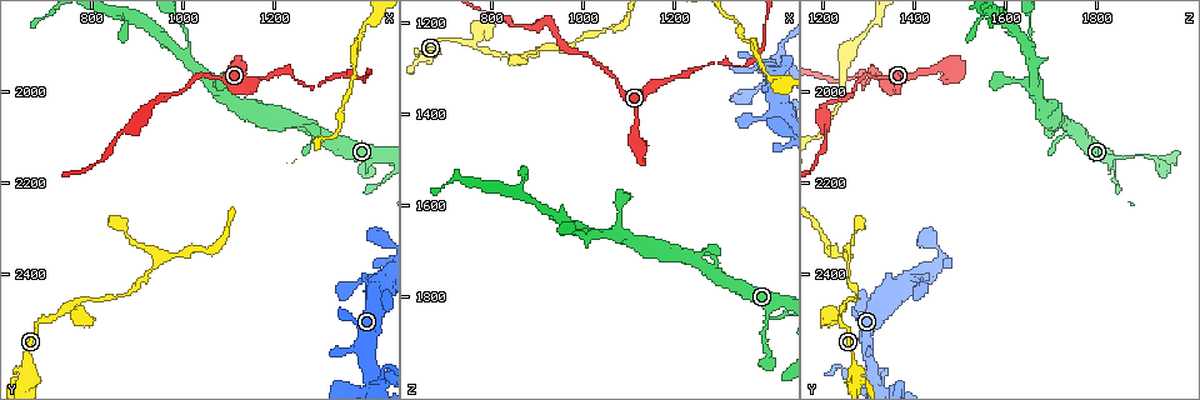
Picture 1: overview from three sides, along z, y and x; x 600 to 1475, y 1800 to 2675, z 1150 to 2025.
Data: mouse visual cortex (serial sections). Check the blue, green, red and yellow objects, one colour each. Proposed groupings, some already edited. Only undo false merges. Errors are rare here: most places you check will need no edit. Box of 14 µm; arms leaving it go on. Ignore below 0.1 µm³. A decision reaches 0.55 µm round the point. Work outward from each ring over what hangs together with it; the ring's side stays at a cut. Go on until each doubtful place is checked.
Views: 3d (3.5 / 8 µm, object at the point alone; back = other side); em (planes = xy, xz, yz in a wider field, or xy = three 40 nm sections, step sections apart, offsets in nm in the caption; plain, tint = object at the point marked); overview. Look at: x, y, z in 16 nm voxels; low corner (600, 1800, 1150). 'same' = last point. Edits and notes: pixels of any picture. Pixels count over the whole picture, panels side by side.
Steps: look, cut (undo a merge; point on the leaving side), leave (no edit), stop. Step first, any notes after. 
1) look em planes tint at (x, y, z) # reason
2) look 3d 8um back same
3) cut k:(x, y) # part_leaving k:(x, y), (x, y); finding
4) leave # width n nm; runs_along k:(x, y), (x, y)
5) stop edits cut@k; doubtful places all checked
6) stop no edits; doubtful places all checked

look 3d 3.5um at (655, 2610, 1275) # sudden change in width

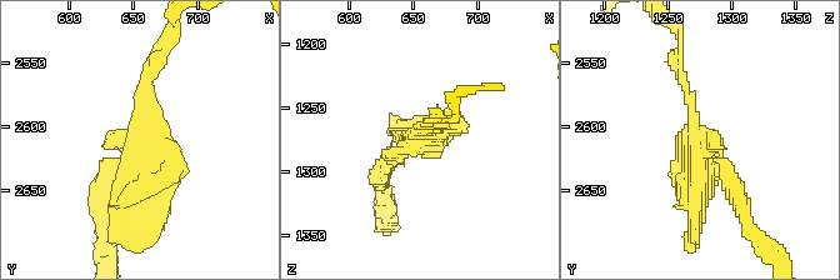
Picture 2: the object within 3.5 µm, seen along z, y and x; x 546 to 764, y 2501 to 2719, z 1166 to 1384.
look em xy step 1 tint at (654, 2610, 1274)

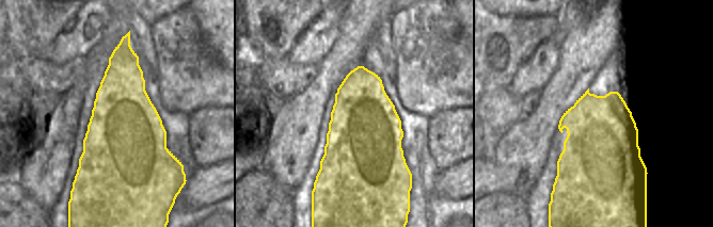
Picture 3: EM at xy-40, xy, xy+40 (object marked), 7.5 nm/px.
leave # runs_along 2:(155, 61), (148, 176), (114, 206); one cell here

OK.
look 3d 3.5um at (1000, 1920, 1655) # three arms meet

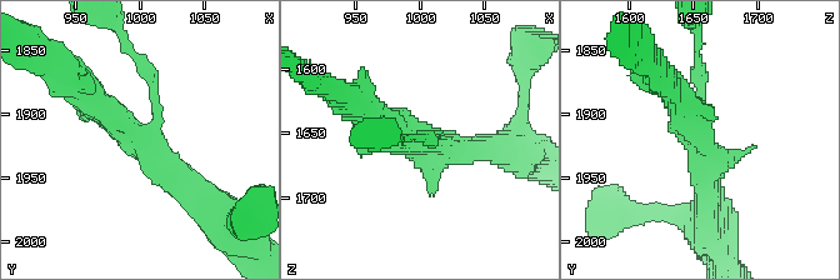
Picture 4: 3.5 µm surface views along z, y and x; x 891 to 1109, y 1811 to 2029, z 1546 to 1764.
look em xy step 2 tint at (998, 1918, 1652) # shape alone is not enough

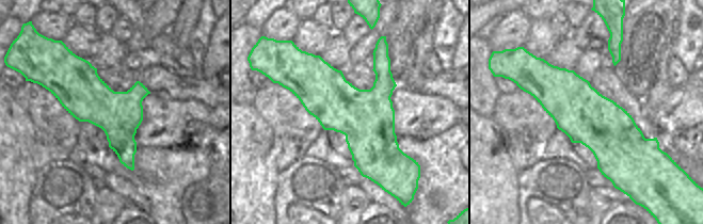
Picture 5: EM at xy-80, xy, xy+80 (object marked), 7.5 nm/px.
look em xy step 1 tint same # cut it another way

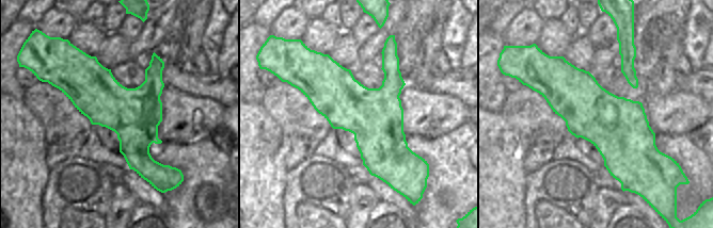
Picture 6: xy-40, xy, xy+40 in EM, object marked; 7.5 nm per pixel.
leave # width 440 nm; runs_along 4:(201, 195), (79, 84); all the same cell

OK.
look 3d 3.5um at (1435, 2630, 1270) # small branch off a trunk

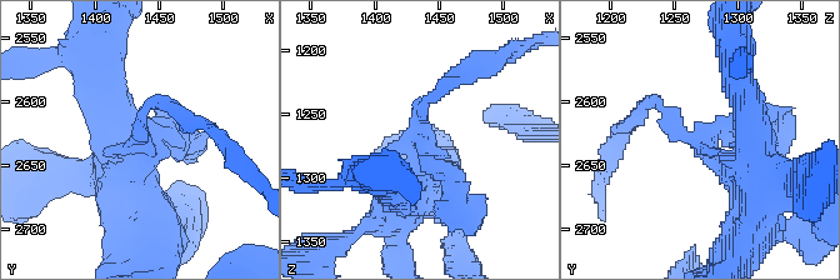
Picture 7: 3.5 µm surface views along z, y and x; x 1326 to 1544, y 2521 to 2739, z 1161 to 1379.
look em xy step 2 tint at (1436, 2630, 1268)

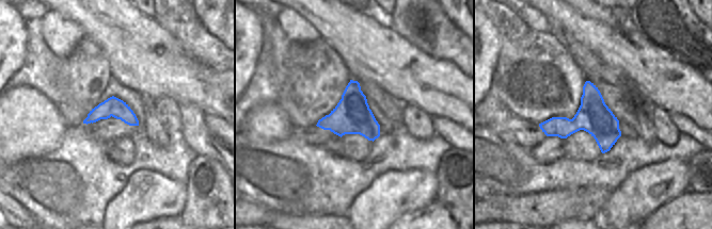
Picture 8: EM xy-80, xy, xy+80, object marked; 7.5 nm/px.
look em planes tint same

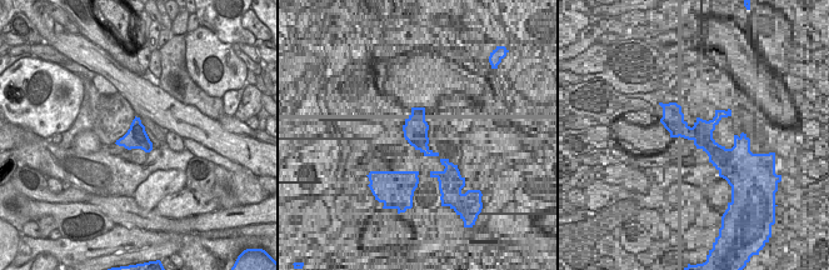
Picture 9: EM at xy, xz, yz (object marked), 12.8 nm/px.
cut 7:(425, 103) # part_leaving 7:(148, 131), (175, 139), (163, 104); two cells meet here

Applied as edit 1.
stop edits cut@7; doubtful places all checked

